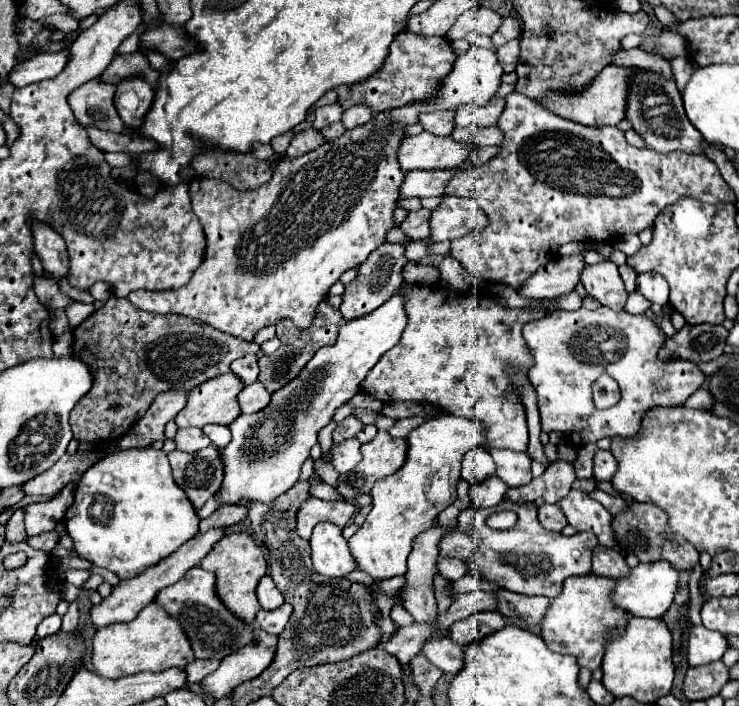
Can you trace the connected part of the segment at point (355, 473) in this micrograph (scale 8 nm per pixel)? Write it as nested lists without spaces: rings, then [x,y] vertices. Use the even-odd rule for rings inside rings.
[[[378,432],[372,442],[362,444],[362,462],[350,474],[342,474],[338,478],[336,492],[342,496],[342,500],[354,500],[360,494],[370,494],[372,486],[394,474],[404,460],[406,440]]]

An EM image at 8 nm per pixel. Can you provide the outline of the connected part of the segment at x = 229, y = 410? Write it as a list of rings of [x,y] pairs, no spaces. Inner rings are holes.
[[[226,372],[202,386],[190,390],[188,404],[174,418],[178,428],[196,426],[202,428],[206,424],[224,424],[228,426],[238,414],[238,392],[244,388],[242,382],[232,372]]]

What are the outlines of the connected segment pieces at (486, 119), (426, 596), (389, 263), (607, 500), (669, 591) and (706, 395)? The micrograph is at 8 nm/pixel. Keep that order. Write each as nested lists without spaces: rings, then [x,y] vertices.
[[[500,84],[500,88],[496,90],[494,98],[490,98],[490,102],[486,106],[474,106],[474,104],[466,104],[466,106],[458,106],[454,112],[454,124],[456,128],[464,128],[464,126],[494,126],[498,116],[504,110],[504,102],[506,96],[514,92],[514,84]]]
[[[434,522],[434,526],[430,530],[424,530],[422,534],[418,534],[418,538],[414,538],[412,542],[412,552],[408,556],[408,572],[406,572],[406,584],[400,590],[400,598],[404,608],[414,616],[416,622],[432,622],[438,614],[436,608],[436,598],[434,598],[434,584],[432,578],[438,572],[436,562],[438,562],[438,542],[444,536],[444,528],[438,526]]]
[[[386,240],[382,246],[378,246],[378,250],[374,250],[374,254],[370,254],[370,258],[366,258],[366,262],[358,268],[358,276],[354,278],[354,282],[350,282],[344,290],[344,302],[340,306],[344,320],[352,320],[368,314],[370,310],[376,310],[390,298],[390,294],[394,294],[394,290],[398,290],[398,286],[404,282],[402,268],[408,262],[404,256],[404,248],[406,244],[392,244]]]
[[[598,488],[594,492],[590,492],[590,498],[596,500],[596,502],[600,502],[612,516],[616,516],[622,510],[626,510],[626,506],[628,506],[622,496],[612,496],[612,494],[606,494],[606,492],[598,490]]]
[[[652,562],[652,564],[638,564],[628,578],[618,578],[616,588],[612,594],[612,602],[626,610],[626,614],[642,616],[642,618],[662,618],[664,612],[670,608],[674,594],[678,590],[678,572],[668,562]]]
[[[704,388],[698,390],[698,392],[694,392],[694,394],[684,402],[684,406],[688,406],[688,408],[704,408],[704,410],[712,410],[714,404],[716,404],[716,400],[714,400],[712,392],[710,392],[710,390],[704,390]]]

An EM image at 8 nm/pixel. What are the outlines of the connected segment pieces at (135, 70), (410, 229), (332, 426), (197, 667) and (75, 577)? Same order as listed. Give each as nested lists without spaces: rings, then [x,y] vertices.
[[[132,52],[132,54],[116,54],[110,62],[110,66],[102,72],[102,82],[108,82],[108,84],[114,84],[114,82],[120,82],[128,76],[134,76],[134,74],[140,74],[144,76],[152,88],[156,88],[156,82],[158,82],[158,72],[150,68],[148,64],[148,58],[138,54],[138,52]]]
[[[422,208],[418,212],[408,212],[406,220],[400,224],[400,230],[410,240],[424,240],[430,238],[430,210]]]
[[[330,422],[328,426],[324,427],[318,434],[318,442],[322,450],[322,458],[328,456],[328,451],[333,444],[332,432],[336,429],[337,424],[335,422]]]
[[[208,658],[208,660],[198,660],[192,662],[190,666],[186,666],[186,674],[188,674],[188,682],[190,684],[198,684],[204,676],[212,674],[218,668],[218,660],[216,658]]]
[[[68,568],[66,572],[64,572],[64,580],[66,582],[70,582],[70,584],[74,584],[74,586],[82,586],[82,582],[88,578],[90,574],[86,572],[86,570],[74,570],[74,568]]]

